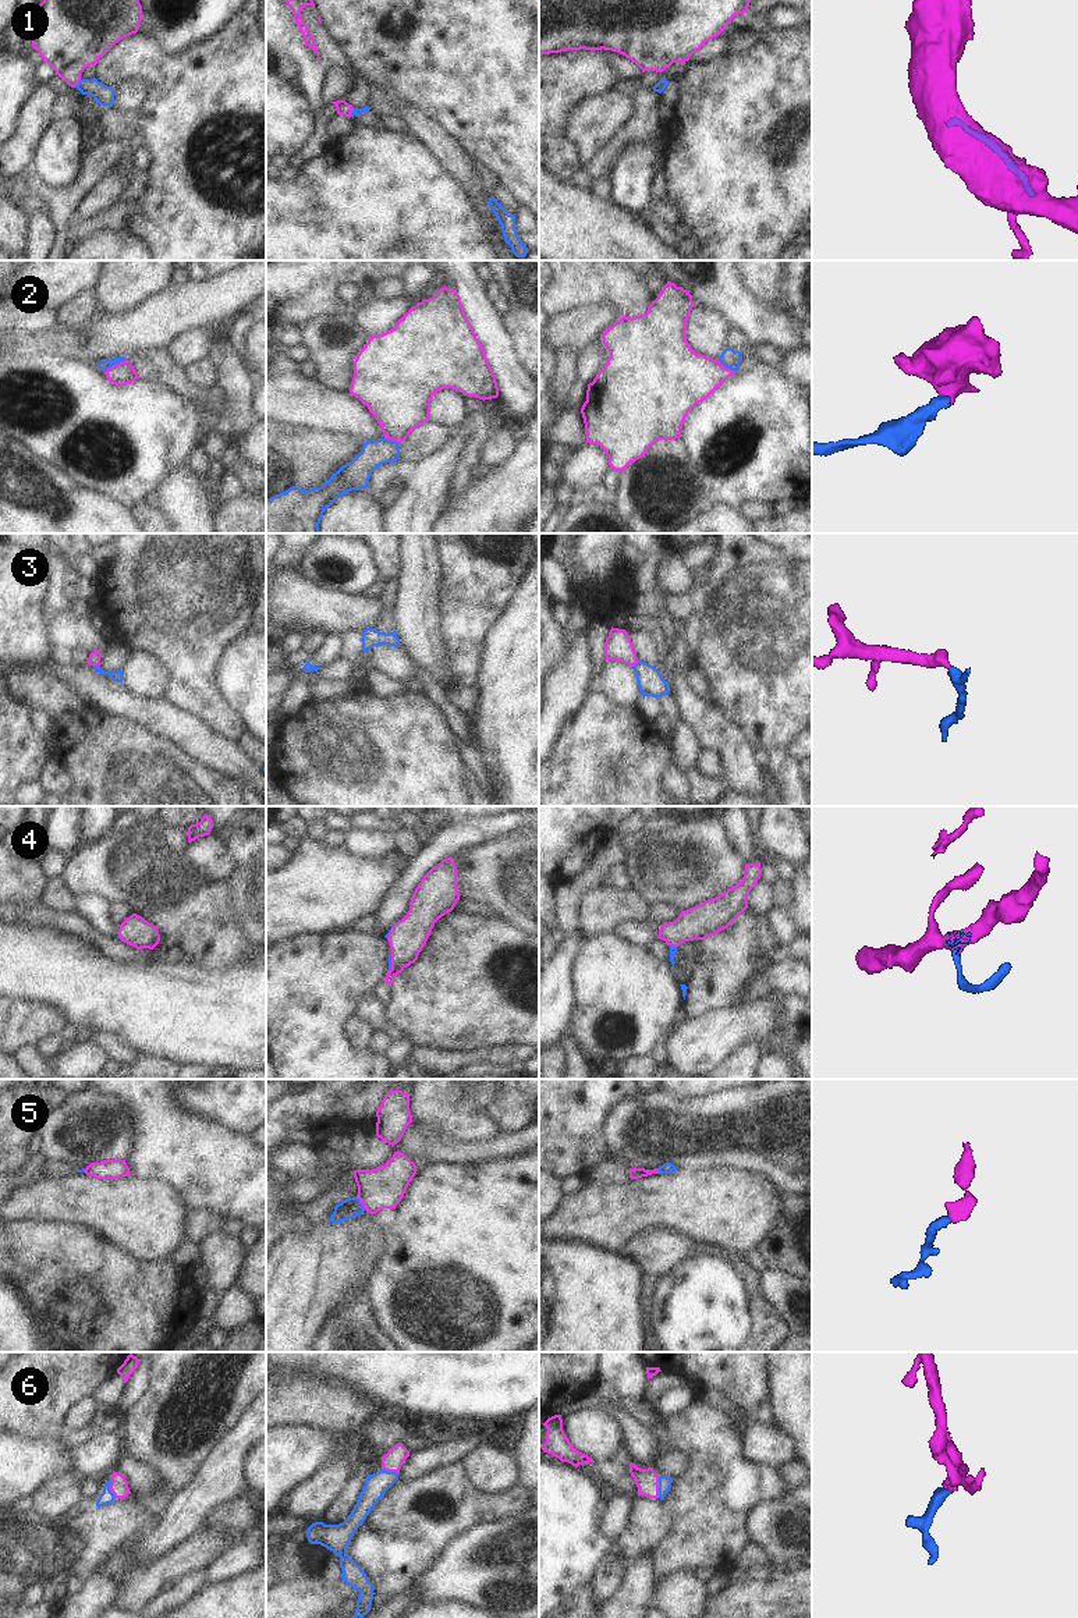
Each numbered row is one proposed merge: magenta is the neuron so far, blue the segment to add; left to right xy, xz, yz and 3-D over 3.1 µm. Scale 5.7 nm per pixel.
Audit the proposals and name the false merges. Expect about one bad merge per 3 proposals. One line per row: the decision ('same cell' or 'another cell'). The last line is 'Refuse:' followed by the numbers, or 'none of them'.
1: same cell
2: another cell
3: same cell
4: same cell
5: same cell
6: same cell
Refuse: 2

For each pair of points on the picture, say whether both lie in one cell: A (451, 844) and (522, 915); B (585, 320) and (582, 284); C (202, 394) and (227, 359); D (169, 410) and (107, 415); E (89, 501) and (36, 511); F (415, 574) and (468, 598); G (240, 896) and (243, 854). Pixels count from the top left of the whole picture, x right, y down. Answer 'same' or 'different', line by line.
A: different
B: different
C: different
D: same
E: same
F: different
G: same

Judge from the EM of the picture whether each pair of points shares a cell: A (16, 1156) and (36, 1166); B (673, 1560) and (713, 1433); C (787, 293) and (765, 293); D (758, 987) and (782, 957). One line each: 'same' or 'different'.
A: different
B: same
C: different
D: different

